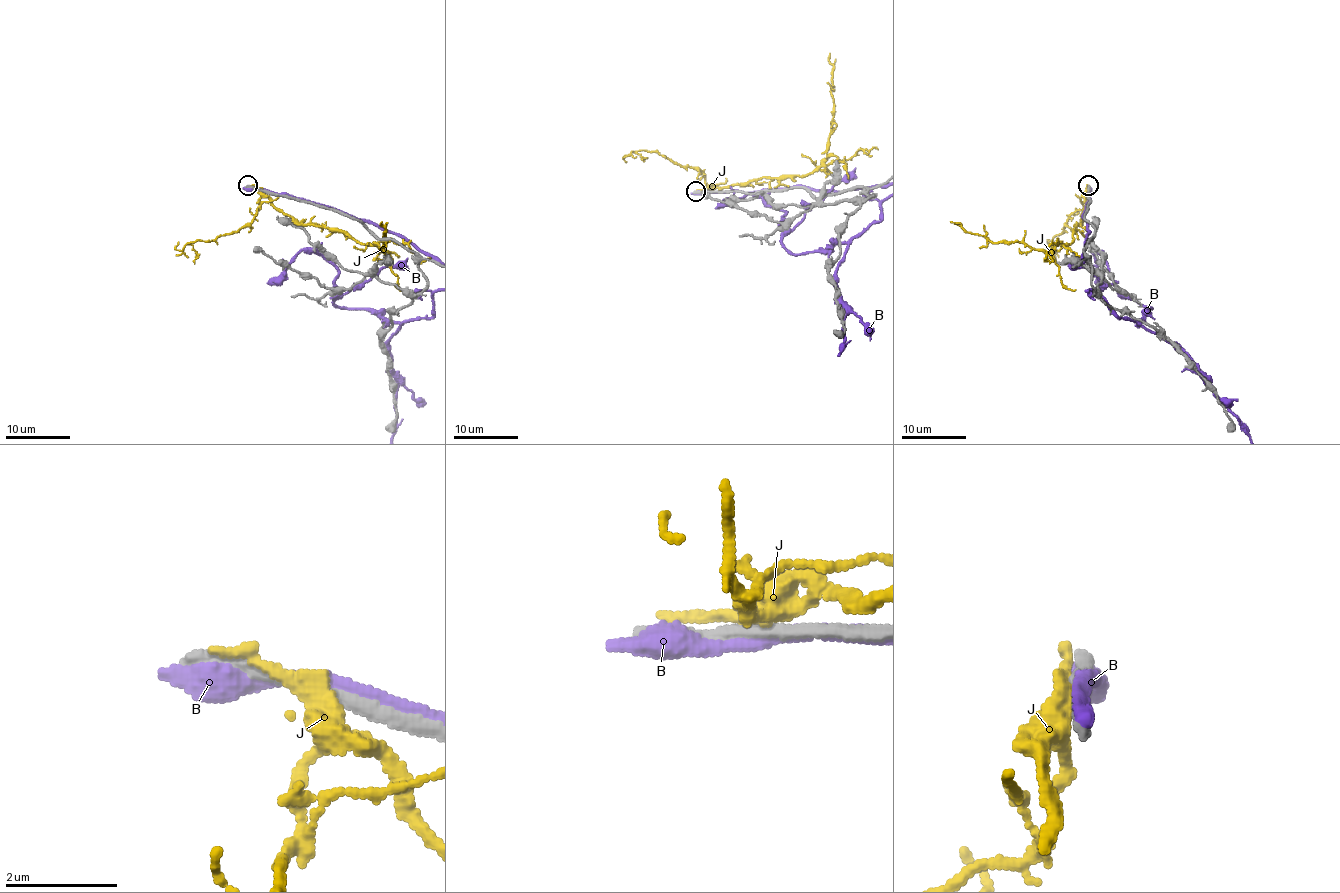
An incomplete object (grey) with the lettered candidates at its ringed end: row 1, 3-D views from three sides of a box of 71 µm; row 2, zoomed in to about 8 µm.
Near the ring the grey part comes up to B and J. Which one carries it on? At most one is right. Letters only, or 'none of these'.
none of these

